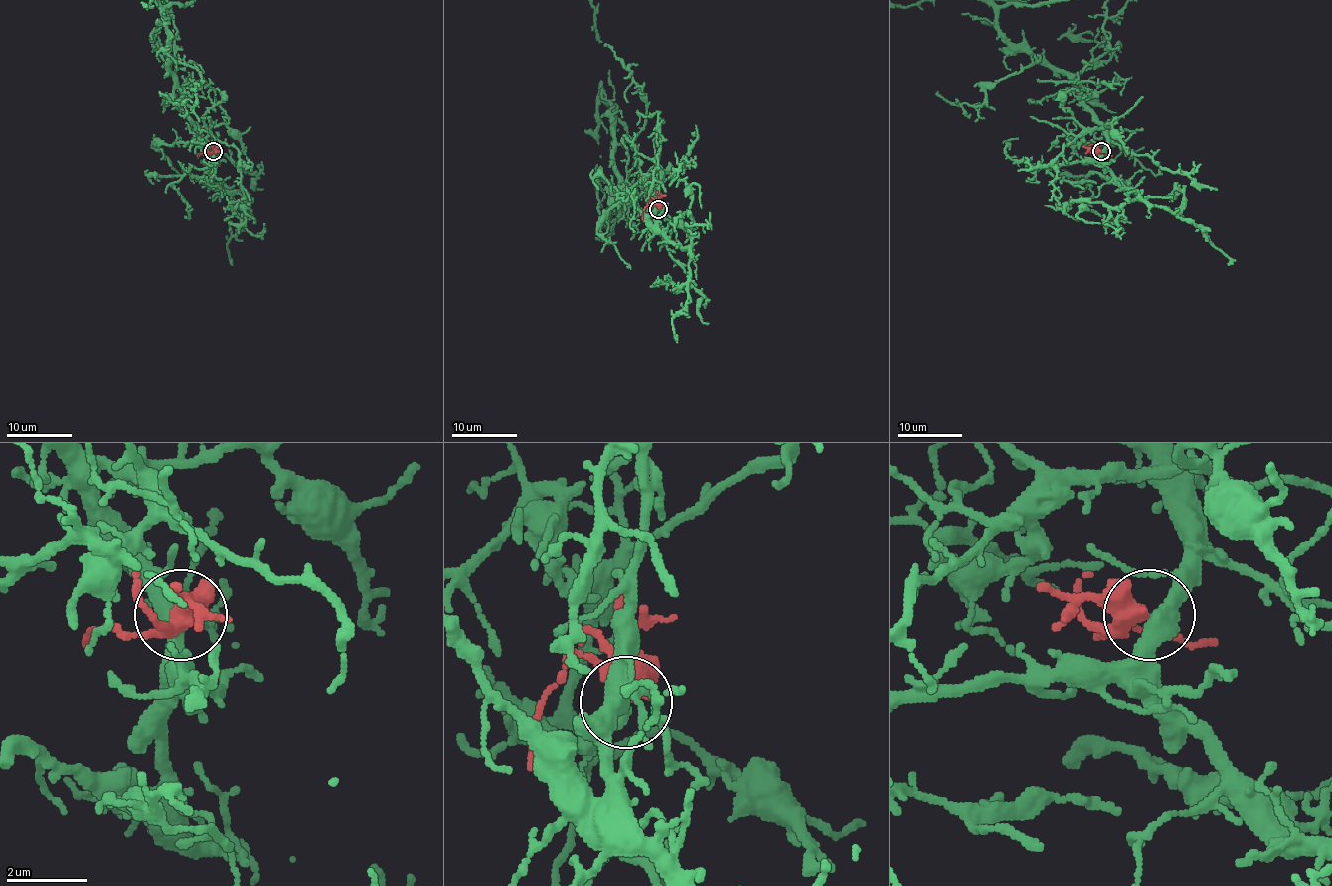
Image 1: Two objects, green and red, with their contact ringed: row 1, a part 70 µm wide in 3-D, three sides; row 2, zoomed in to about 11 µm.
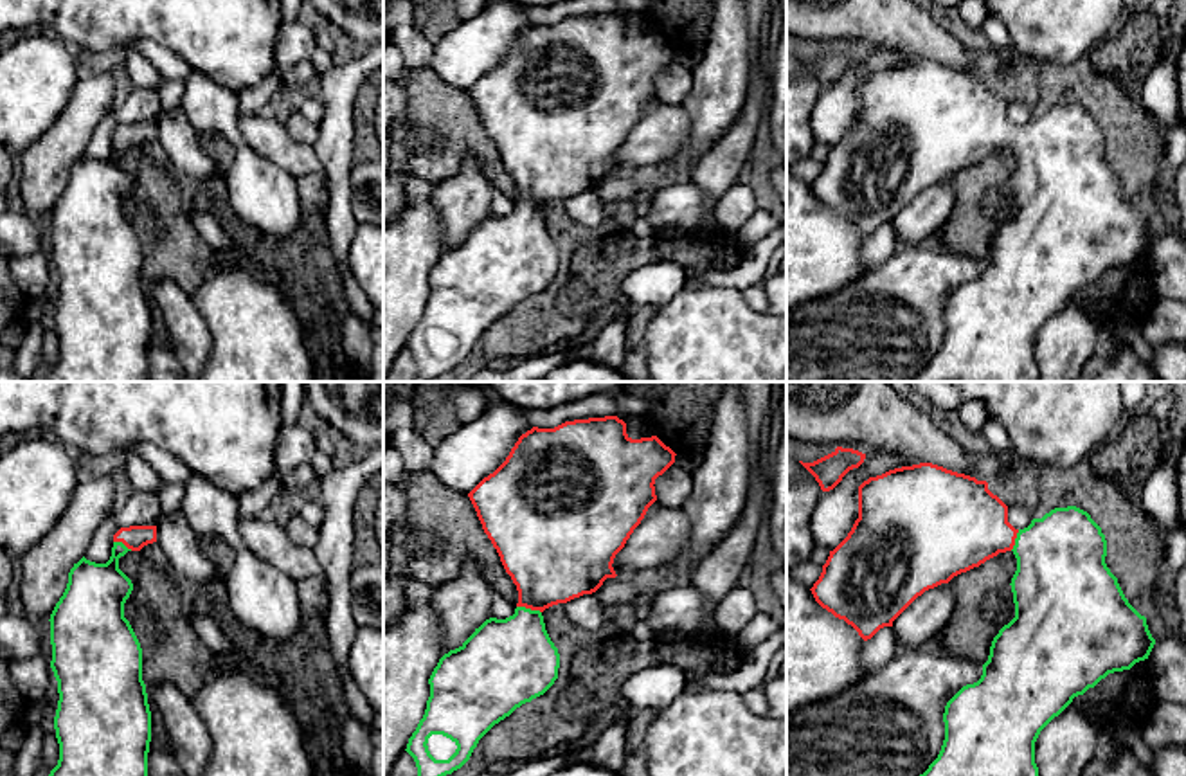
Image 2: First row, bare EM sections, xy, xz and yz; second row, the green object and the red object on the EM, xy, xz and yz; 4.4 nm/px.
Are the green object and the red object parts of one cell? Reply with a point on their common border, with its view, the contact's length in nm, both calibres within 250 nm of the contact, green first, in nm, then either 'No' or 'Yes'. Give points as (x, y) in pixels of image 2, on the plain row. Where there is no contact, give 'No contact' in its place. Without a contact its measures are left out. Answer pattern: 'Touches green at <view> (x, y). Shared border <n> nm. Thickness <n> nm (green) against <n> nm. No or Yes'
Touches green at xz (530, 206). Shared border 120 nm. Thickness 380 nm (green) against 400 nm. Yes

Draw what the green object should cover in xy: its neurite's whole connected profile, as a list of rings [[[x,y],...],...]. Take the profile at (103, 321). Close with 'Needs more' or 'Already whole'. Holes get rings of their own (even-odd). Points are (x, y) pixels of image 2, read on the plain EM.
[[[157,122],[121,124],[106,160],[83,153],[68,169],[67,185],[49,216],[50,265],[59,290],[54,313],[59,356],[45,382],[148,382],[151,308],[142,277],[142,245],[124,214],[133,180],[119,166],[119,155],[153,139]]]. Needs more

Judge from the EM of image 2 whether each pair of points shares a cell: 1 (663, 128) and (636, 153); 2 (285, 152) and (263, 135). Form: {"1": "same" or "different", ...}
{"1": "same", "2": "same"}

